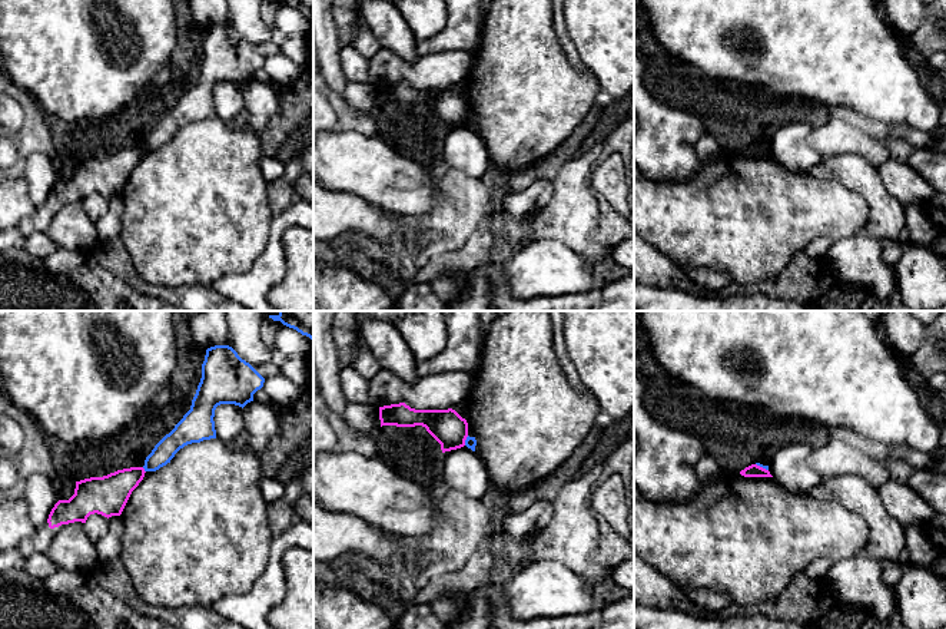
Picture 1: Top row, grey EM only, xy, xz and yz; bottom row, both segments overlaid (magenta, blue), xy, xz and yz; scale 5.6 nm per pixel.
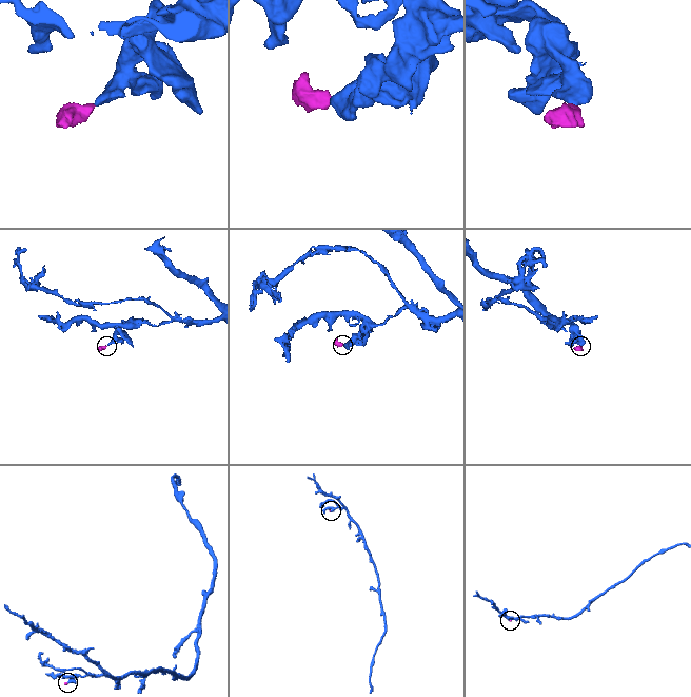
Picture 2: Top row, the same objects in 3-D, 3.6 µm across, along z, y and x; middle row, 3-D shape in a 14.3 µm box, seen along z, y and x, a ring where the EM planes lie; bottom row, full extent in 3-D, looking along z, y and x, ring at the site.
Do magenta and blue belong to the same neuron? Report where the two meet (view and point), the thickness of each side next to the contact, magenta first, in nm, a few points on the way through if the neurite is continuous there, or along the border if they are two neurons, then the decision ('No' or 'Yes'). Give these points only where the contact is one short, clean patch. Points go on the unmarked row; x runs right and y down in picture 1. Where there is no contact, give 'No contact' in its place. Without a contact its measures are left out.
Touches magenta at xz (465, 118). Thickness 190 nm (magenta) against 60 nm. Boundary: xz (468, 115), (464, 123). No

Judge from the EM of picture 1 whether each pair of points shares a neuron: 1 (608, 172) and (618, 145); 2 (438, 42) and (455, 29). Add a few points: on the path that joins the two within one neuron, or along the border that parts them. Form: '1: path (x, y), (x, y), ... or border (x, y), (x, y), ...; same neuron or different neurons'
1: border (618, 158), (610, 158), (598, 165); different neurons
2: path (442, 42), (451, 33); same neuron

